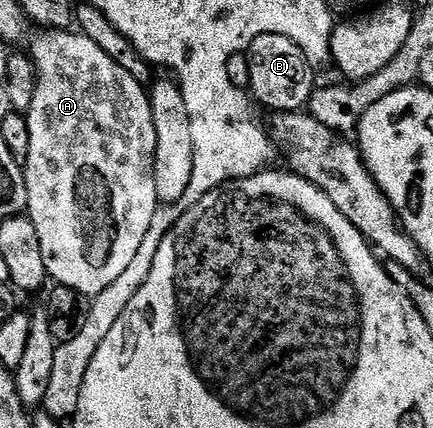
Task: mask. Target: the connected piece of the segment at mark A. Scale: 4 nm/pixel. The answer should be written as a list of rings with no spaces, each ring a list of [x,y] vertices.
[[[40,29],[32,39],[30,58],[36,66],[36,88],[34,101],[26,113],[30,133],[29,157],[24,164],[24,180],[28,194],[28,210],[26,212],[32,220],[34,229],[38,233],[38,245],[42,245],[42,261],[48,270],[48,278],[53,284],[69,287],[79,294],[95,297],[102,293],[122,272],[134,261],[139,247],[142,246],[142,237],[146,237],[146,229],[150,229],[150,220],[154,217],[158,206],[156,186],[154,185],[154,161],[156,160],[157,133],[150,113],[150,101],[145,84],[139,83],[129,71],[122,69],[114,57],[106,57],[90,37],[77,33],[72,29]]]

